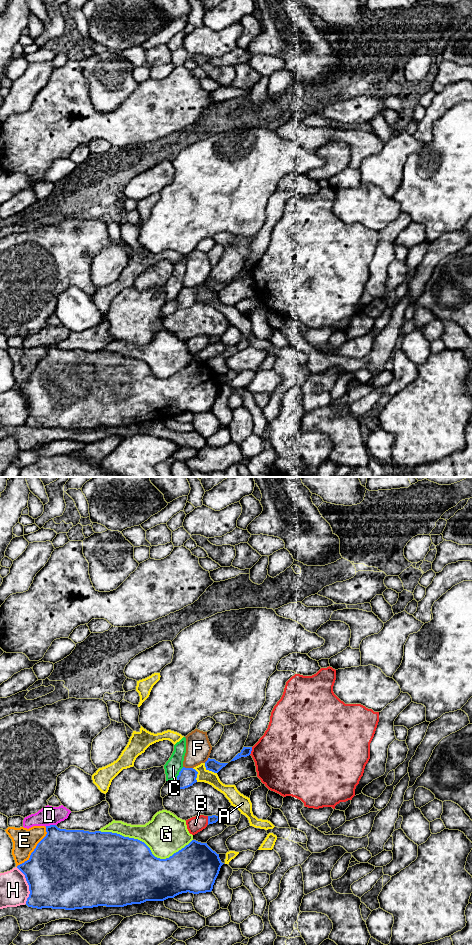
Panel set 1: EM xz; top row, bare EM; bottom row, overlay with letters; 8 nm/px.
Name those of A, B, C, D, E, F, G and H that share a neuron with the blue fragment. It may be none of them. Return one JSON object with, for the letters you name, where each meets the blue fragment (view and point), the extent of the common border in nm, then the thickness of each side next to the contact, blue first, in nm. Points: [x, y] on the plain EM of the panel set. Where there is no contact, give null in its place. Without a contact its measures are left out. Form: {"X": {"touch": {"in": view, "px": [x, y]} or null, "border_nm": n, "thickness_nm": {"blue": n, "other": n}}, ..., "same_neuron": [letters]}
{"same_neuron": []}

